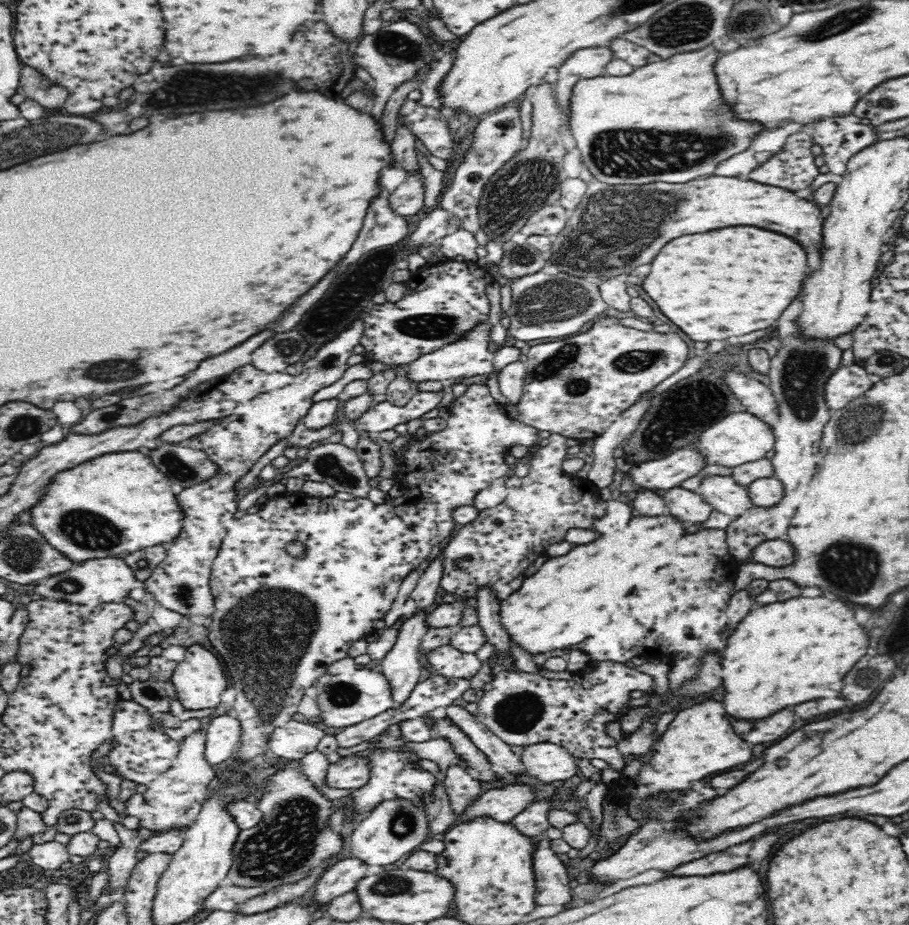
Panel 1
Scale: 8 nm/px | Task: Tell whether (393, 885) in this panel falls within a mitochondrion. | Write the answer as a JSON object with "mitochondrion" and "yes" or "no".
{"mitochondrion":"yes"}

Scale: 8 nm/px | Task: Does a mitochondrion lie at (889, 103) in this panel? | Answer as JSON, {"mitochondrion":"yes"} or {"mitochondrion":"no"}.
{"mitochondrion":"yes"}

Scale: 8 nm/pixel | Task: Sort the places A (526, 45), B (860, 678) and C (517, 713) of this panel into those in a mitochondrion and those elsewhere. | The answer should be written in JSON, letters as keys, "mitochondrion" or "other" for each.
{"A":"other","B":"mitochondrion","C":"mitochondrion"}

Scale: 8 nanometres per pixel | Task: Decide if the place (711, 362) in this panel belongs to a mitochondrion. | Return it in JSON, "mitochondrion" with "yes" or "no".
{"mitochondrion":"no"}

